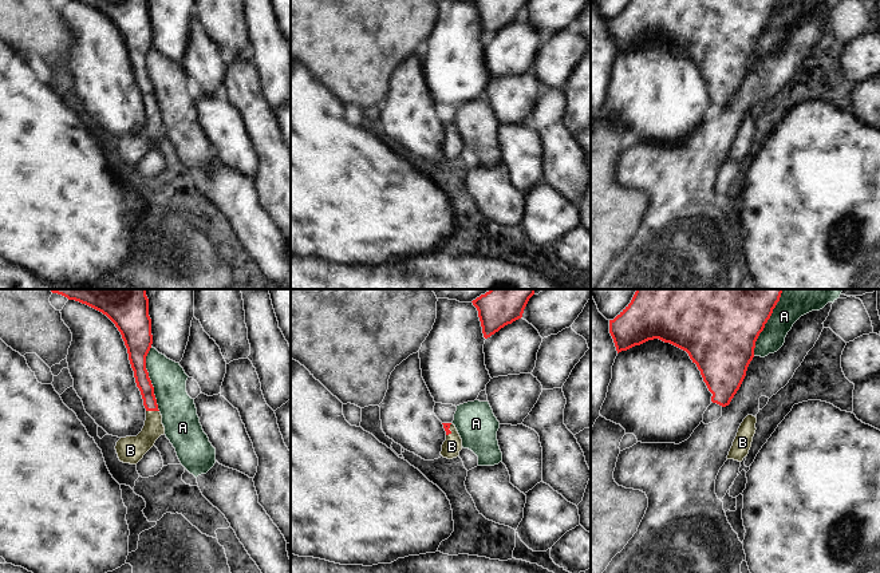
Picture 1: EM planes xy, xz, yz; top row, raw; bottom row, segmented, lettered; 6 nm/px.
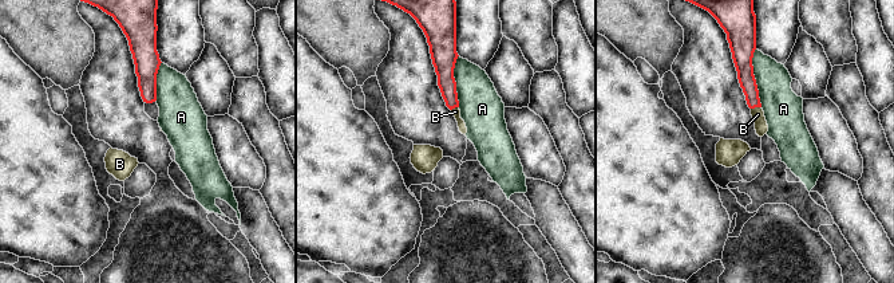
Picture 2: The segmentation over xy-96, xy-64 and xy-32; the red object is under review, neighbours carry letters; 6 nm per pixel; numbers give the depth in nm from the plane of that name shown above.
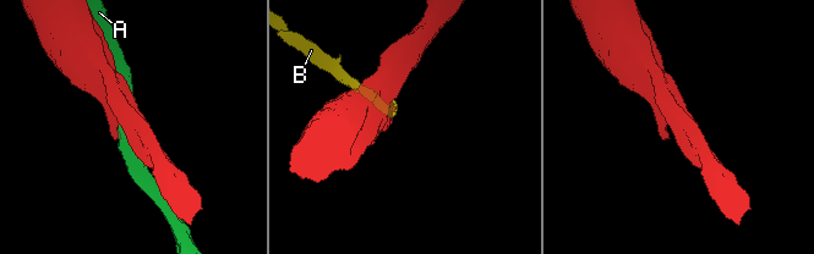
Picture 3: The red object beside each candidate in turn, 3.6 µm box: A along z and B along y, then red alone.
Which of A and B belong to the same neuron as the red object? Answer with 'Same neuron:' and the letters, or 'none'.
Same neuron: B

